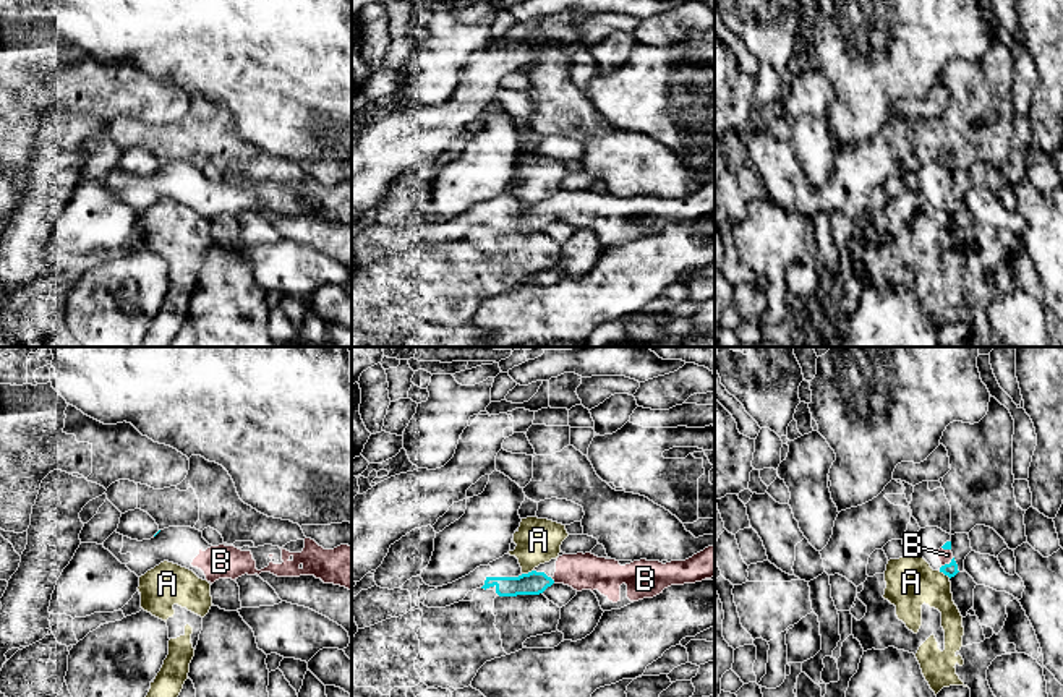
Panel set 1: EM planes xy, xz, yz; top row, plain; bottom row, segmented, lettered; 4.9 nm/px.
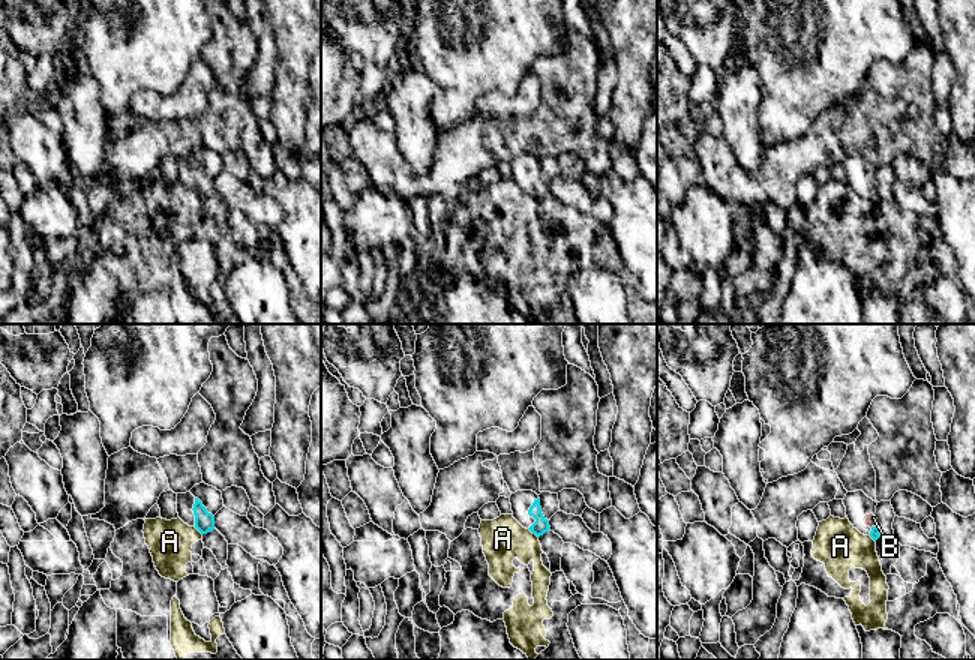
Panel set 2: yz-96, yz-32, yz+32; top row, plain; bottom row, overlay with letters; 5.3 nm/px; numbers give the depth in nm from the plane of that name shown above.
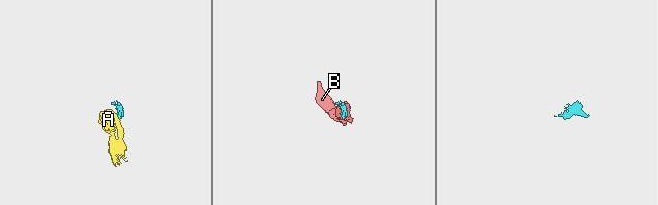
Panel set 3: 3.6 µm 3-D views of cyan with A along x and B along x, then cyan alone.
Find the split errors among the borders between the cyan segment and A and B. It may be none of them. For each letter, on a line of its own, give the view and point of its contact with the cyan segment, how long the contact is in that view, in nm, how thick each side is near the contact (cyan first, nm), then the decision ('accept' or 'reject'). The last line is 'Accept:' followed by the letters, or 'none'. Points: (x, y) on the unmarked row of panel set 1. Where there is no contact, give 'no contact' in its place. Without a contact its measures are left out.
A: contact xz (529, 209); length 60 nm; calibres 120 and 220 nm; reject
B: contact yz (947, 201); length 80 nm; calibres 70 and 70 nm; accept
Accept: B

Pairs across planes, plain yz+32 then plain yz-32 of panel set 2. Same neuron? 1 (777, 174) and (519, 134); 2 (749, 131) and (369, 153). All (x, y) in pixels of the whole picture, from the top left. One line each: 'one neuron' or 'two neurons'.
1: one neuron
2: two neurons

